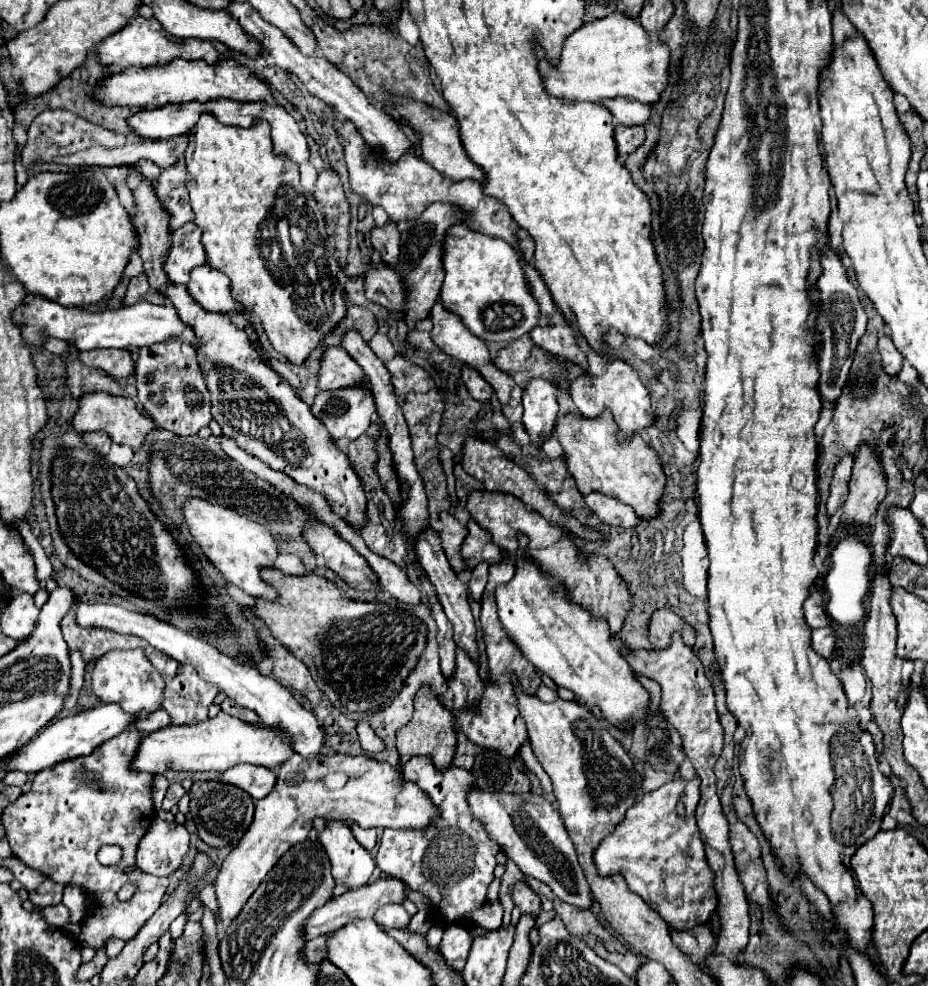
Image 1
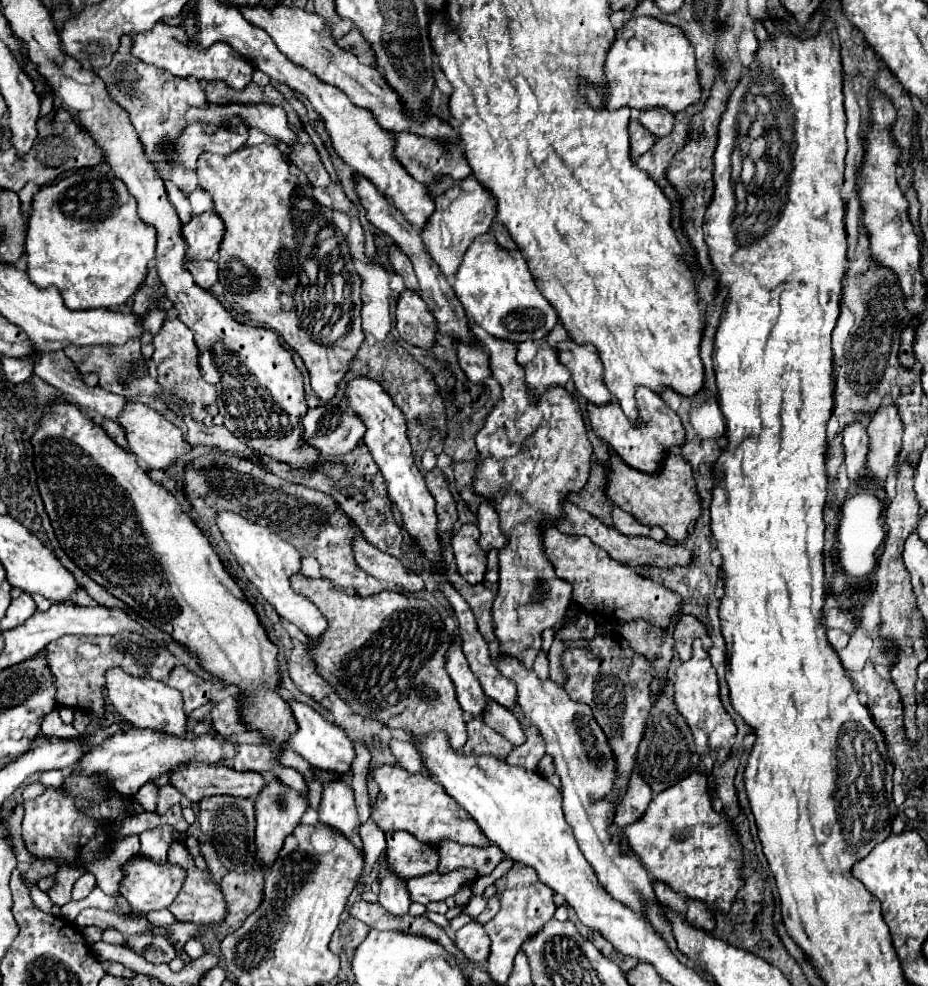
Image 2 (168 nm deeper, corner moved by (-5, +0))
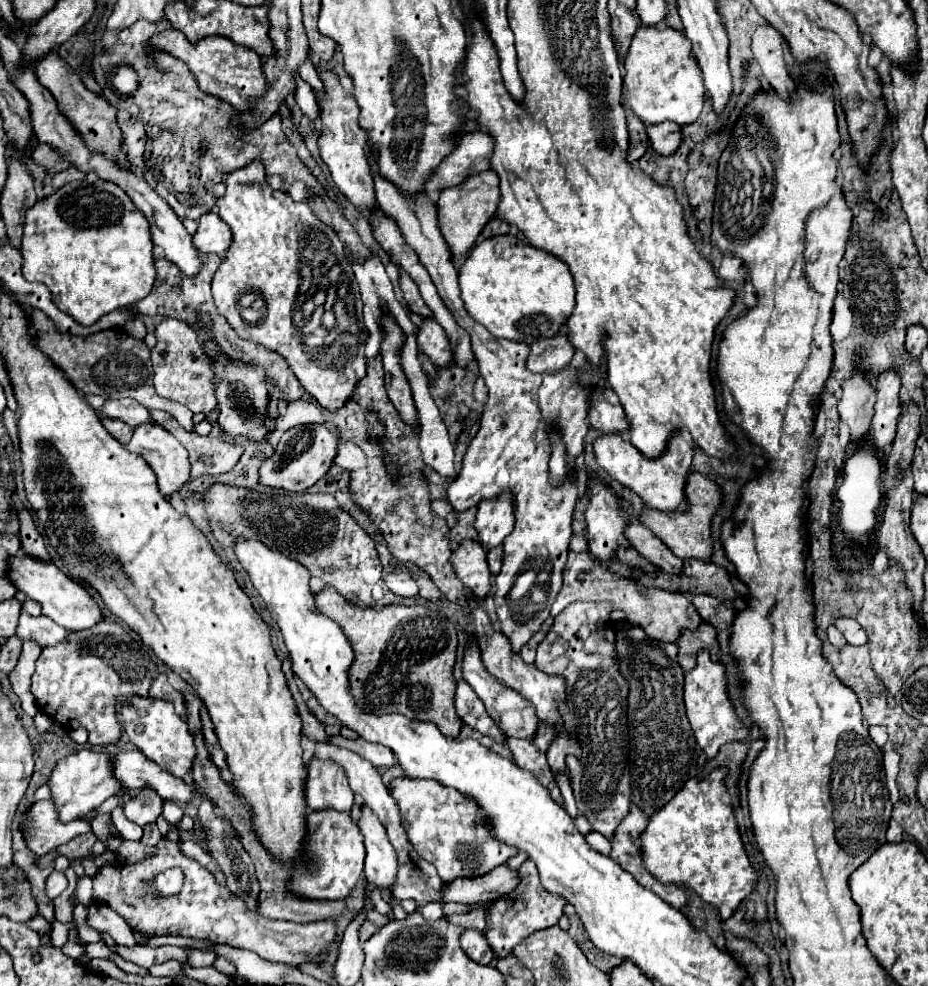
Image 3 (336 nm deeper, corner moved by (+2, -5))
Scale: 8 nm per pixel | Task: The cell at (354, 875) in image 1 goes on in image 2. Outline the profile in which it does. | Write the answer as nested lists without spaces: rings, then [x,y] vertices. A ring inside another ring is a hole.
[[[345,780],[329,782],[323,786],[321,804],[319,804],[319,820],[343,832],[357,848],[363,846],[359,838],[359,818],[355,808],[353,790]]]

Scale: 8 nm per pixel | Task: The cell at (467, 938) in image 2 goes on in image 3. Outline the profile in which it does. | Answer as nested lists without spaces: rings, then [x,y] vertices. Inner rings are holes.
[[[466,929],[460,937],[460,945],[462,945],[464,953],[480,965],[488,965],[494,957],[494,951],[490,951],[490,945],[486,943],[486,937],[482,935],[482,931]]]

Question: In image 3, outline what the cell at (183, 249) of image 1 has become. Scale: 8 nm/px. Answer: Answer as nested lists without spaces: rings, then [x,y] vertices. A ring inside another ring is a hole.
[[[206,213],[198,219],[198,229],[192,235],[192,243],[198,253],[224,253],[230,247],[230,229],[216,213]]]

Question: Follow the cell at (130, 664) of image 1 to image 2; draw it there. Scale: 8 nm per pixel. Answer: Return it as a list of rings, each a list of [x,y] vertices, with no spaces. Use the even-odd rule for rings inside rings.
[[[113,668],[107,674],[107,700],[135,728],[161,730],[165,734],[177,734],[177,736],[185,736],[187,732],[187,716],[183,712],[181,694],[163,682],[133,678],[125,674],[121,668]]]

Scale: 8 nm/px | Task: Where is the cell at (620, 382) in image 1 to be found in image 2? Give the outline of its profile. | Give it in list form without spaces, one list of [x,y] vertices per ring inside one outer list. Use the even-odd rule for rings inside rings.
[[[637,388],[637,406],[639,406],[639,416],[643,416],[645,424],[643,426],[635,426],[633,422],[627,420],[627,416],[623,414],[619,402],[609,402],[607,406],[595,406],[589,404],[589,420],[591,420],[591,428],[593,432],[607,442],[607,446],[627,464],[633,466],[639,472],[645,474],[657,474],[663,466],[663,460],[669,452],[669,448],[673,446],[683,446],[685,444],[685,430],[681,420],[677,418],[677,414],[673,410],[669,410],[669,406],[651,390],[647,388]]]

